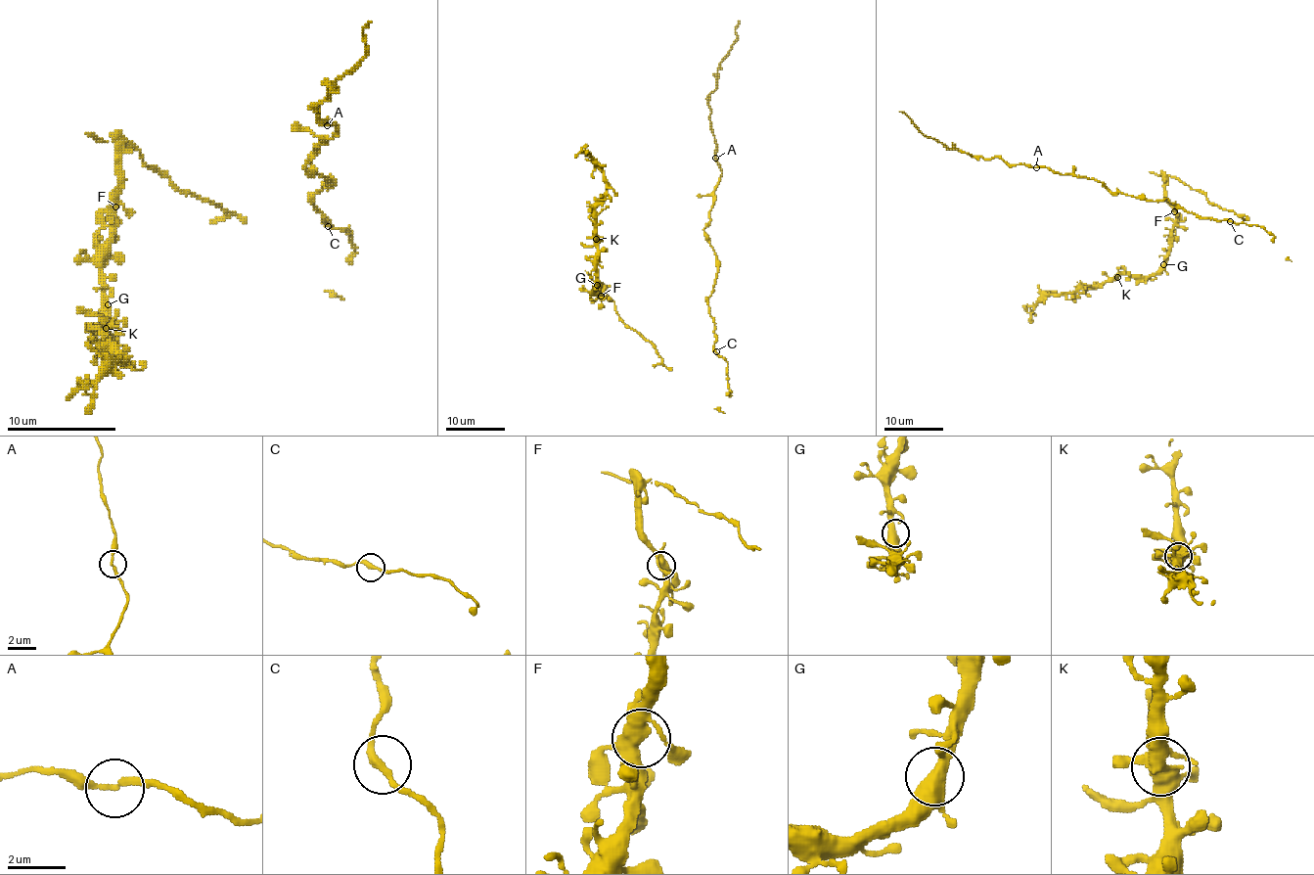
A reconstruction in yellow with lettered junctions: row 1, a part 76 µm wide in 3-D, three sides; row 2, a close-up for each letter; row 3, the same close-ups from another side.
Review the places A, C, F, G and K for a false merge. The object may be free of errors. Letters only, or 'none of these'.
none of these

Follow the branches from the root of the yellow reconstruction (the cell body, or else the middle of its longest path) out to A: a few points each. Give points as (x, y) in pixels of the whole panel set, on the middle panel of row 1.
A: (713, 351), (716, 335), (708, 299), (717, 261), (704, 228), (710, 222), (714, 188), (722, 173), (716, 158)

